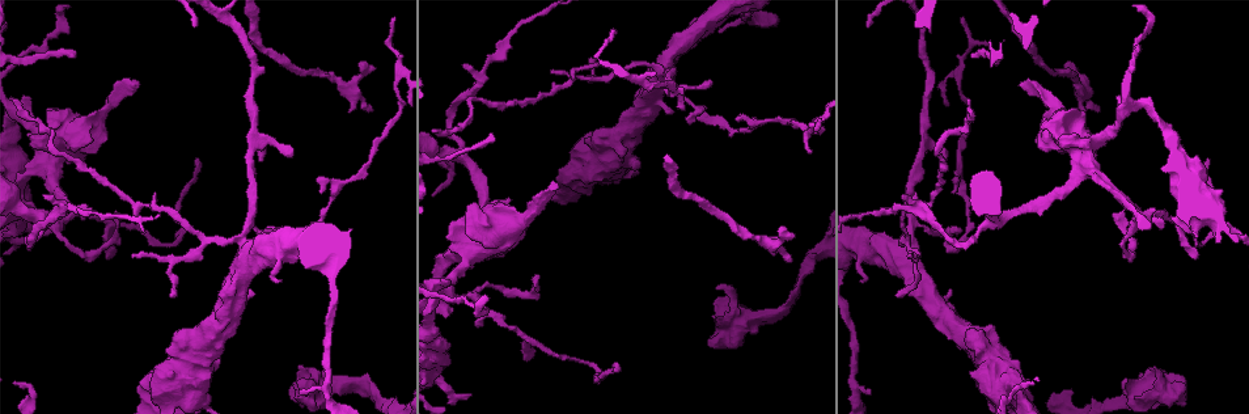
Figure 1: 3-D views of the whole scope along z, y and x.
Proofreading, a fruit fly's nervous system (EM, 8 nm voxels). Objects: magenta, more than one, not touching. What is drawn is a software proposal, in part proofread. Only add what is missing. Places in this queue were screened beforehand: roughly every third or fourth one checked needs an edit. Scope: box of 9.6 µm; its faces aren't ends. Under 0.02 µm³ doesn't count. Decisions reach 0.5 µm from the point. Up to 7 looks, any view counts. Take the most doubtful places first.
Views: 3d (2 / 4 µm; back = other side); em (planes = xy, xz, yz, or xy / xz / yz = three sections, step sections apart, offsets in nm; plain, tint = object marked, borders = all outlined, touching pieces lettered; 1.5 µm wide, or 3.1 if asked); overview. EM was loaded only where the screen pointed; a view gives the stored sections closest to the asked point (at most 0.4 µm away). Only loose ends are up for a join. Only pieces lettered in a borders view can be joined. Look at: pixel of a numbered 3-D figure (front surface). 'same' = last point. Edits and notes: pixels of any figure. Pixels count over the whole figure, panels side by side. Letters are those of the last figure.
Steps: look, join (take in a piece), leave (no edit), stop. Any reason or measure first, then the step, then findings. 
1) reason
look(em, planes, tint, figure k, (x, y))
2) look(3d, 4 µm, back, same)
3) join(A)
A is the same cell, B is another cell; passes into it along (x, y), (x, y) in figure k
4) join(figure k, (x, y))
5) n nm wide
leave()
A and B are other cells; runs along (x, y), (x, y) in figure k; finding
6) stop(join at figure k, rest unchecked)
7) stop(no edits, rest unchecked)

an open end
look(3d, 4 µm, figure 1, (366, 65))

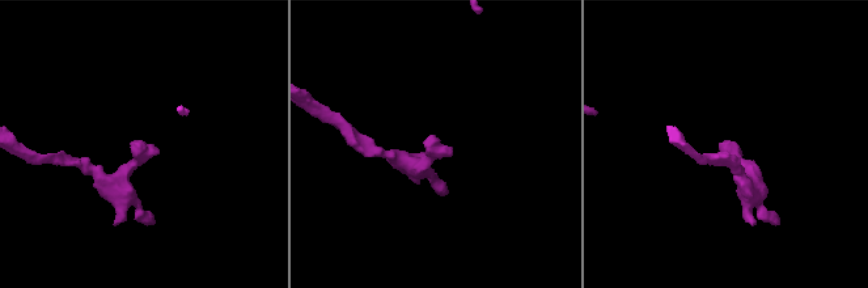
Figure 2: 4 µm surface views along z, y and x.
look(em, planes, borders, figure 2, (721, 146))

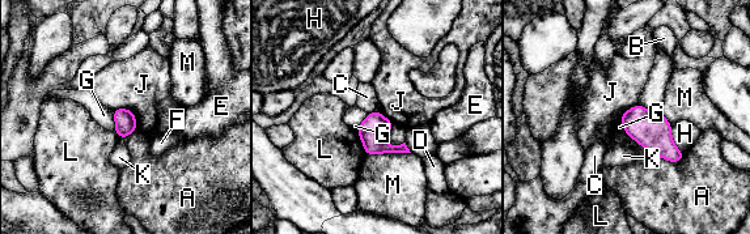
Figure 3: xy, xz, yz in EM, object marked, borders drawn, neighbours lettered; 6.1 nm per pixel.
A touches over 380 nm
leave()
A, B, C, D, E, F, G, H, J, K, L and M are other cells; border along (114, 109), (128, 109), (138, 127) in figure 3; none of them fits

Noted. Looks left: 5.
branch stops here
look(3d, 2 µm, figure 1, (558, 184))

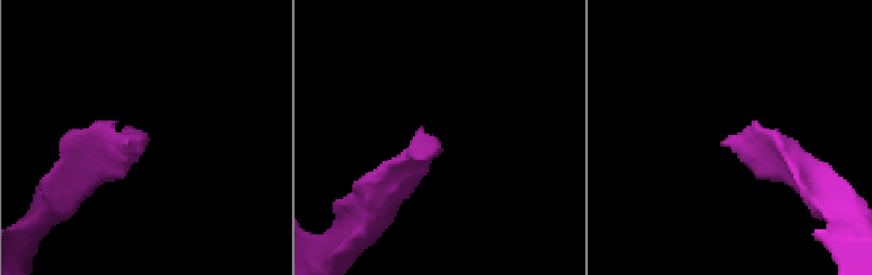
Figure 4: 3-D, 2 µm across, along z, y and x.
look(em, planes, borders, figure 4, (734, 138))

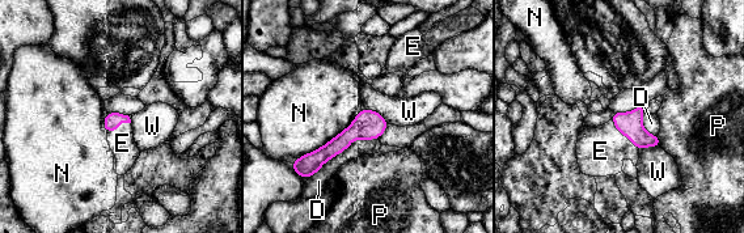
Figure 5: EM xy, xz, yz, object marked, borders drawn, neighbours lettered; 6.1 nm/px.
join(figure 5, (600, 151))
E is the same cell, D, N, P and W are other cells; the neuron continues

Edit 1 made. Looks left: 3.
see it whole again
look(overview)

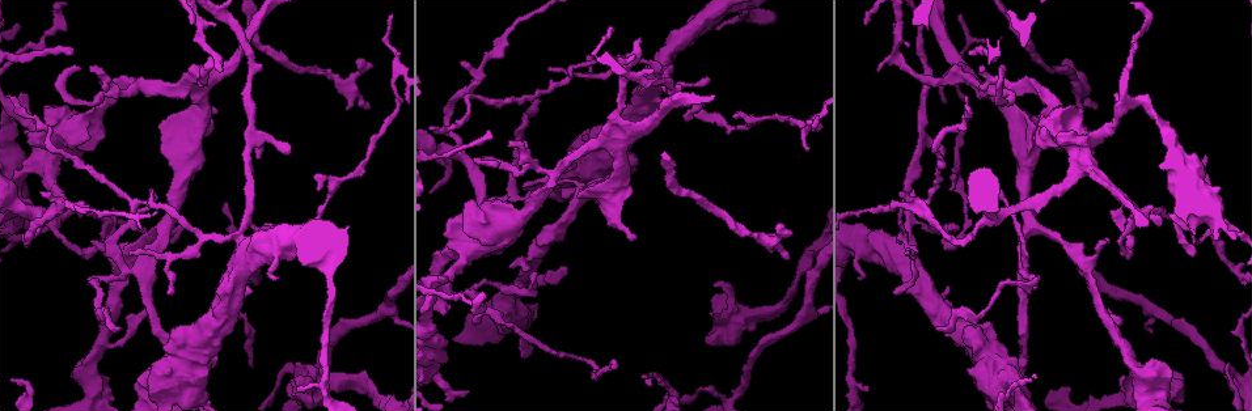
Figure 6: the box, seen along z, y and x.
end of a long branch
look(3d, 2 µm, figure 6, (220, 71))

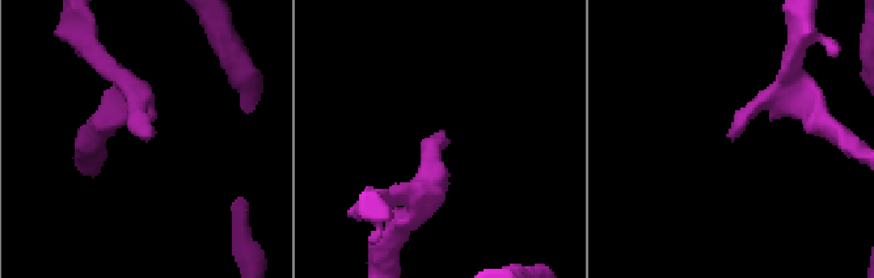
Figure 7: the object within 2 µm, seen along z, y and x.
shape alone is not enough
look(em, xy, step 8, borders, figure 7, (439, 131))

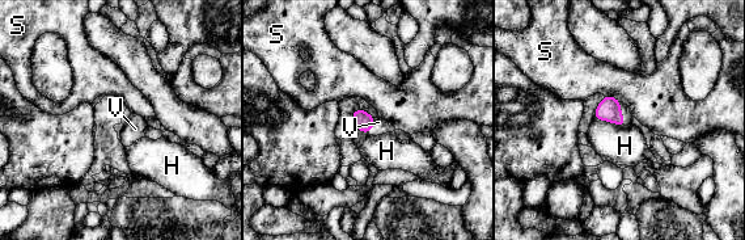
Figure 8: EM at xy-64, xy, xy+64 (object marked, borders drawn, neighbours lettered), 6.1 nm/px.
120 nm wide
join(figure 8, (381, 126))
V is the same cell, H and S are other cells; passes into it along (363, 121), (372, 126), (381, 126) in figure 8; it goes on there

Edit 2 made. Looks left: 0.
stop(join at figure 5, join at figure 8, rest unchecked)

